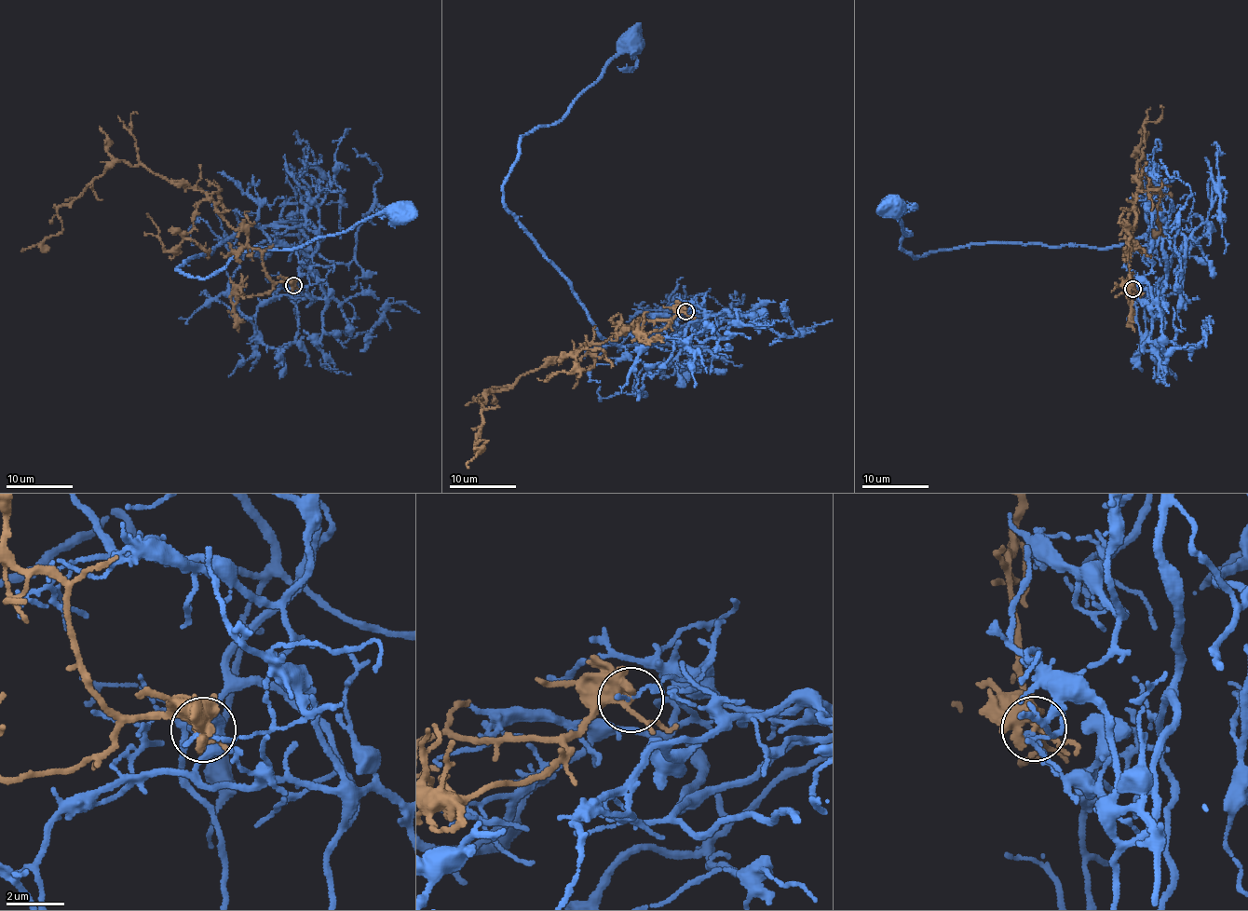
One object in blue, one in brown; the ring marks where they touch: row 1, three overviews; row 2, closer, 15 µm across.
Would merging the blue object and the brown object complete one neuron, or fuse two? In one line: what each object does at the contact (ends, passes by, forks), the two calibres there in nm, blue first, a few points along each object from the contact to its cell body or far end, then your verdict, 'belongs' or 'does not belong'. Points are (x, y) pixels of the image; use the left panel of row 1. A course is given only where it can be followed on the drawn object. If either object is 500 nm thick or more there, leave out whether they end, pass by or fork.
blue ends | brown forks | 130/320 nm | blue via (293, 285), (308, 285), (312, 259), (247, 225), (177, 270), (205, 278), (255, 247), (301, 247), (400, 211) | brown via (293, 285), (270, 279), (245, 231), (228, 224), (203, 192), (122, 160), (58, 209), (61, 230), (22, 251) | does not belong

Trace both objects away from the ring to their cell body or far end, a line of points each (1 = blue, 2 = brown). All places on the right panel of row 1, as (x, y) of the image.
1: (1132, 290), (1150, 271), (1152, 227), (1108, 248), (969, 242), (914, 257), (893, 205)
2: (1132, 290), (1128, 244), (1139, 151), (1161, 196), (1165, 237)

